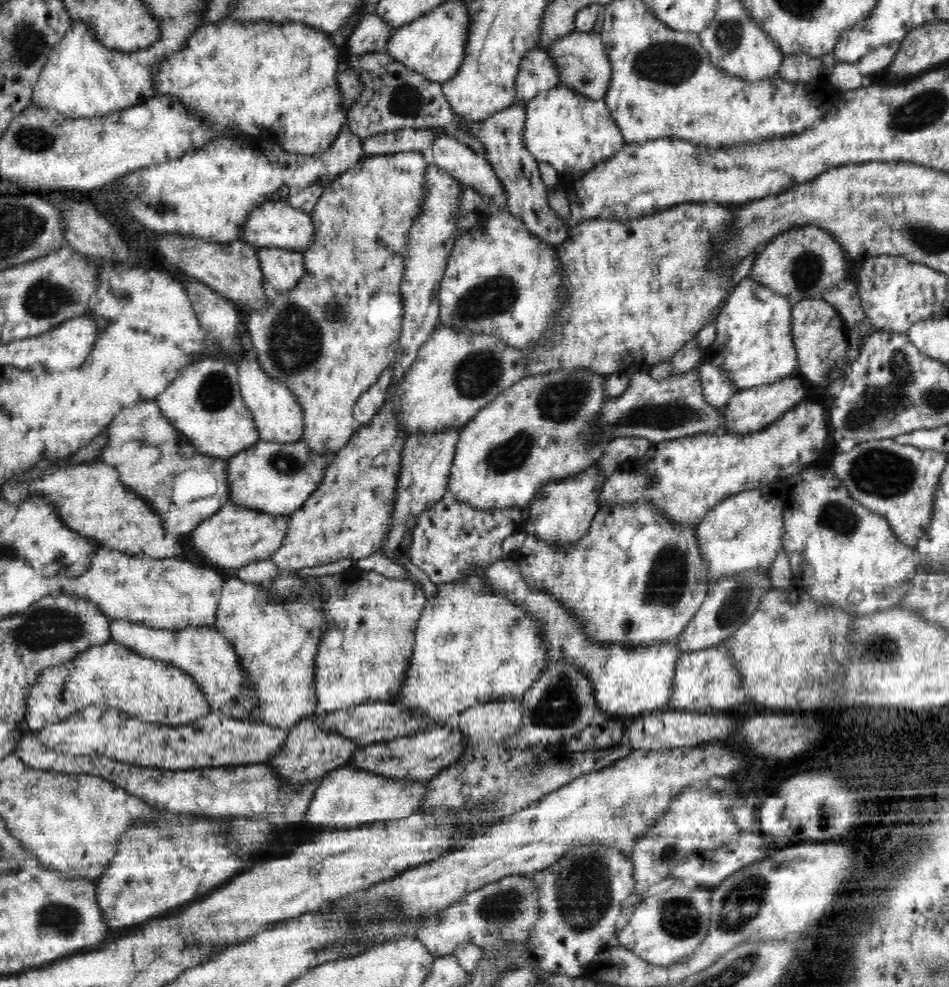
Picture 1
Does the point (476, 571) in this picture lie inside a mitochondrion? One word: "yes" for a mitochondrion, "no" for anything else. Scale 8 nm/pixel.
no

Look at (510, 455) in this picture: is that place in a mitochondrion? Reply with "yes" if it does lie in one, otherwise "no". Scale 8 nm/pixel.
yes

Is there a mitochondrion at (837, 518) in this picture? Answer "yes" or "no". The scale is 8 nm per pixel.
yes

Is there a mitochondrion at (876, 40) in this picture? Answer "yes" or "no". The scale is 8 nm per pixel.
no

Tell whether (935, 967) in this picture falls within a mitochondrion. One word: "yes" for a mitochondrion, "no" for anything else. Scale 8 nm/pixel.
yes

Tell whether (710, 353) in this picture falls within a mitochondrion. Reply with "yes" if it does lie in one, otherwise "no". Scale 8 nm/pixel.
no

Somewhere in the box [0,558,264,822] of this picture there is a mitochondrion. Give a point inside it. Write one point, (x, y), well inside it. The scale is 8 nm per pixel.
(46, 628)

